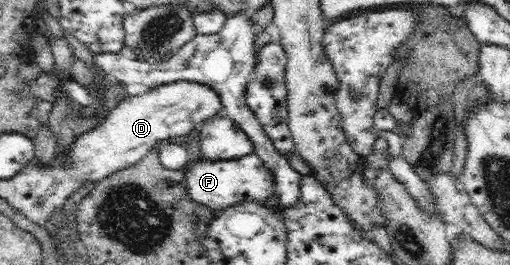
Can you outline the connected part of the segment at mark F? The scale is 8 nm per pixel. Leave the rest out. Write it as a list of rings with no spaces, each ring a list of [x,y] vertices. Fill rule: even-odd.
[[[254,152],[236,160],[210,161],[204,158],[193,163],[189,161],[184,169],[190,198],[213,210],[228,208],[247,200],[266,202],[277,194],[273,172]]]

